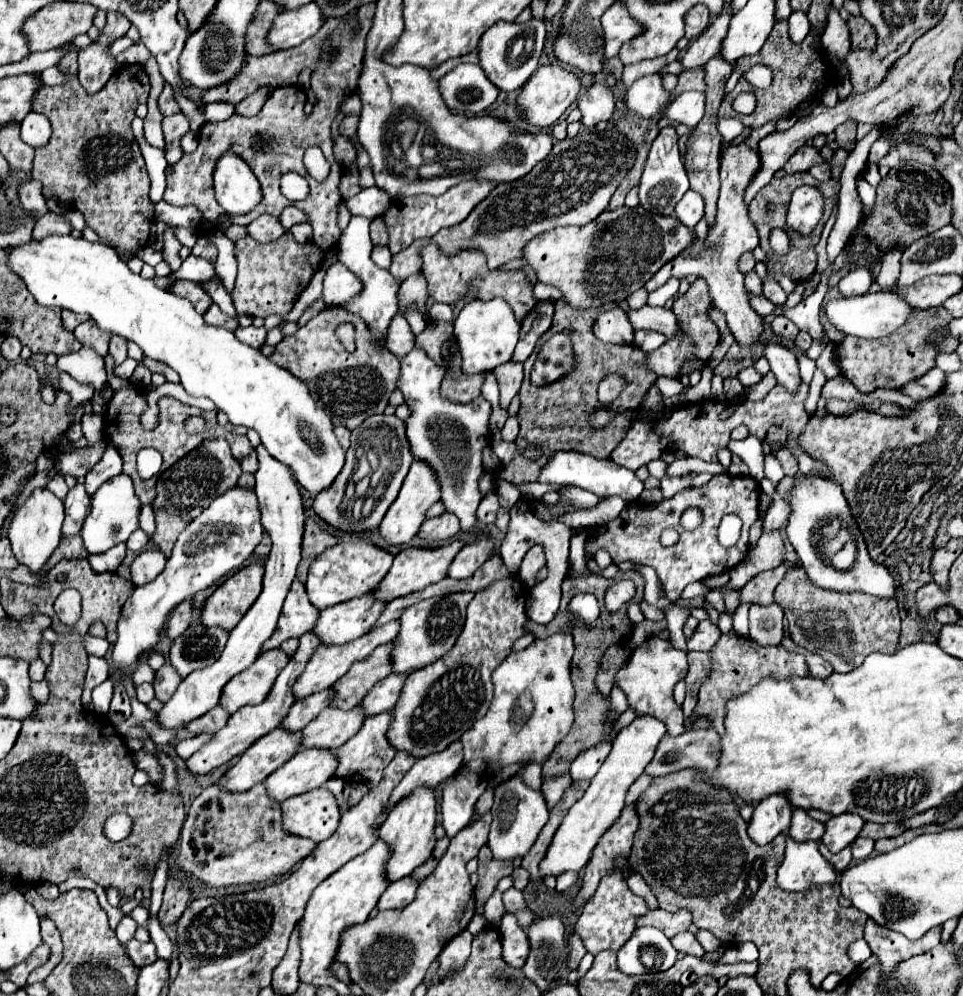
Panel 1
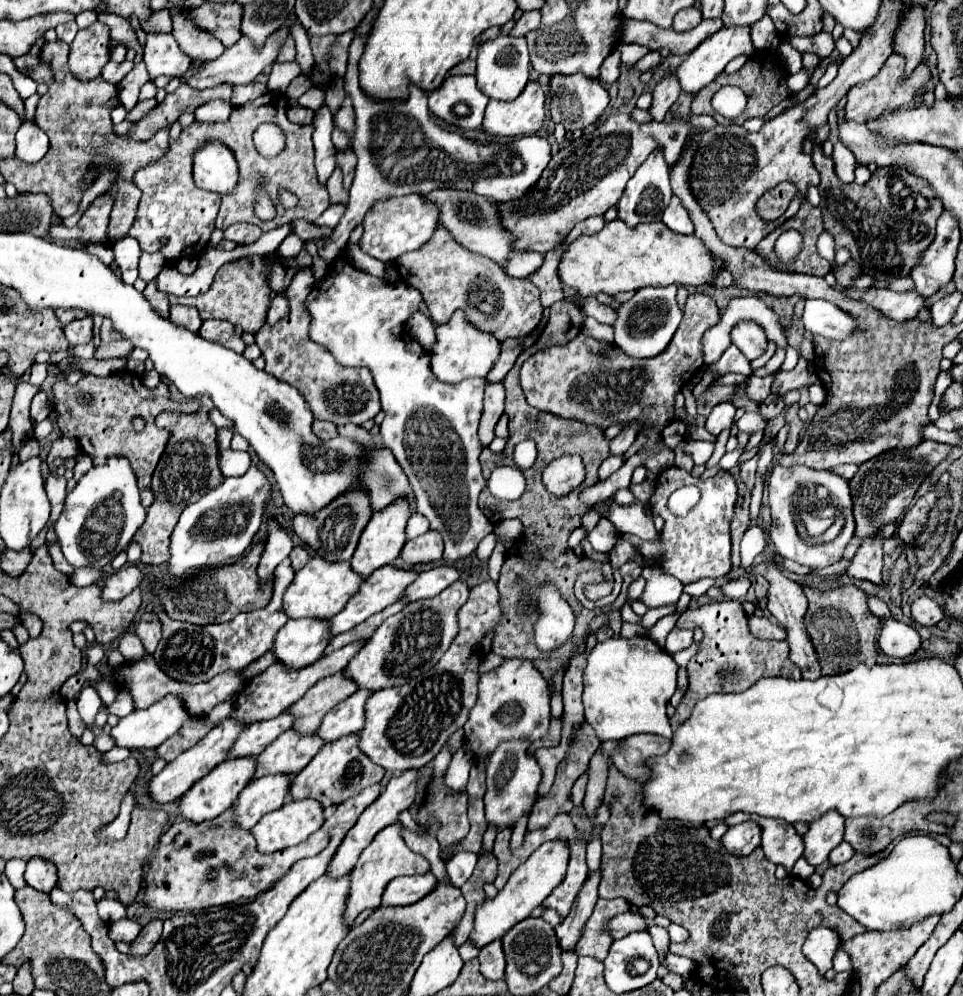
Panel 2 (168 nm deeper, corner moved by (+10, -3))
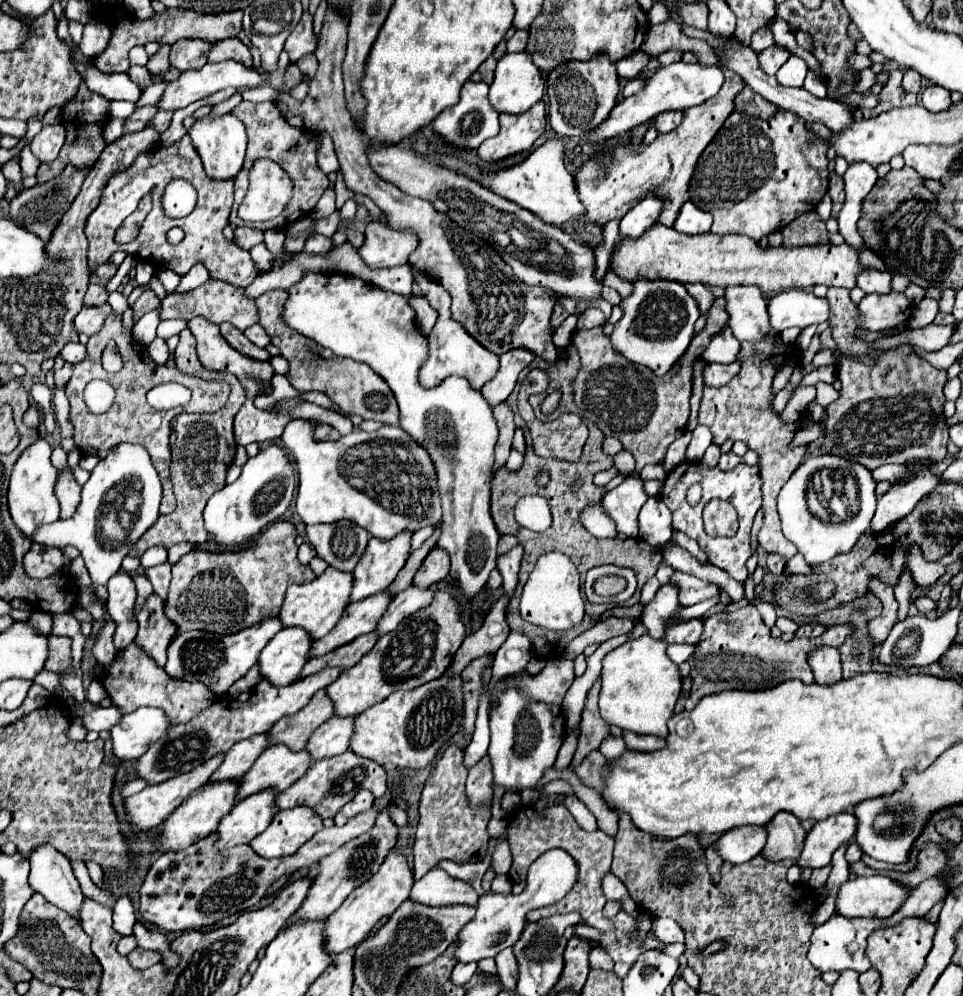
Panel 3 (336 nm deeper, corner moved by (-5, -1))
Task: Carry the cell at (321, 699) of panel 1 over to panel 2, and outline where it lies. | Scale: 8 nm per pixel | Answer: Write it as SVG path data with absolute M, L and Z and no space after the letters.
M284 712L272 720L262 720L262 722L250 724L244 730L244 734L240 734L240 740L236 740L236 744L232 746L228 758L260 754L260 750L264 750L264 746L274 742L284 730L292 728L294 722L296 722L296 718L290 712Z

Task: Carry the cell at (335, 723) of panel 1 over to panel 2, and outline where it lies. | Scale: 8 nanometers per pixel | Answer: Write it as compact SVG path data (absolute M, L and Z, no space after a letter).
M286 730L256 758L256 778L278 772L298 774L324 744L326 742L318 734L298 734L296 730Z

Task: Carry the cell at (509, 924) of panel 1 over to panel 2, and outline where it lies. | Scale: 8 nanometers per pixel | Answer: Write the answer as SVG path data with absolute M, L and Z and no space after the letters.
M494 940L490 946L484 946L478 954L478 960L480 960L480 972L484 974L484 978L488 980L504 978L506 960L502 950L502 940Z

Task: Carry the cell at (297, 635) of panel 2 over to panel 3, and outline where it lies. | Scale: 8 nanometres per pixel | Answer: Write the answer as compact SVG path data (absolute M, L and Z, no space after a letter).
M285 628L275 634L257 660L261 680L279 686L293 684L309 658L311 644L301 628Z

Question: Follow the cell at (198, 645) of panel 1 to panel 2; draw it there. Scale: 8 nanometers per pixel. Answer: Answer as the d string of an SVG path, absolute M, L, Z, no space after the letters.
M286 558L274 572L274 592L266 608L252 610L238 614L232 622L226 624L208 624L208 626L196 626L188 622L176 622L170 620L166 612L156 608L156 614L160 614L160 622L164 626L160 646L154 652L154 658L158 666L174 680L178 682L208 682L216 674L226 670L242 670L250 666L254 660L258 660L262 654L272 650L274 638L278 630L288 622L288 614L282 608L282 596L286 588L290 586L294 578L294 570L290 566L290 560Z

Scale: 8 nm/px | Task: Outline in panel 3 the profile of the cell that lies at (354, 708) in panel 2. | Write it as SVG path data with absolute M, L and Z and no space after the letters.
M329 718L325 724L321 724L309 738L305 750L311 756L311 762L323 760L323 758L333 758L339 756L341 752L347 750L349 738L351 738L351 728L353 728L355 718Z

